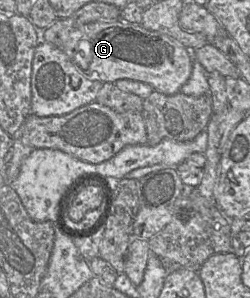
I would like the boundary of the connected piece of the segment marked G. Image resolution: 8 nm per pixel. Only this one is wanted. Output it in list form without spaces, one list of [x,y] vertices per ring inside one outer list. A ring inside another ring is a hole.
[[[112,20],[112,21],[95,21],[88,24],[83,24],[74,28],[66,28],[60,32],[61,39],[61,50],[68,56],[72,65],[77,69],[80,75],[84,75],[90,81],[101,81],[103,83],[110,82],[115,83],[117,80],[129,79],[142,83],[149,84],[153,87],[155,91],[163,93],[165,95],[173,95],[180,92],[181,87],[188,81],[192,73],[193,65],[193,53],[191,50],[185,48],[178,42],[169,38],[168,36],[161,34],[159,32],[154,32],[145,29],[140,24],[135,24],[122,20]]]

